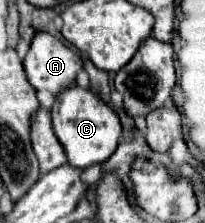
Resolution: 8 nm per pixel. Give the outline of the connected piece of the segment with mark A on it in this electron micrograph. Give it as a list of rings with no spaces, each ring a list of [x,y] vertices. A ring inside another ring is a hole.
[[[38,32],[24,58],[24,70],[28,82],[36,90],[48,90],[58,96],[66,86],[74,86],[76,76],[82,70],[82,60],[58,38]]]

